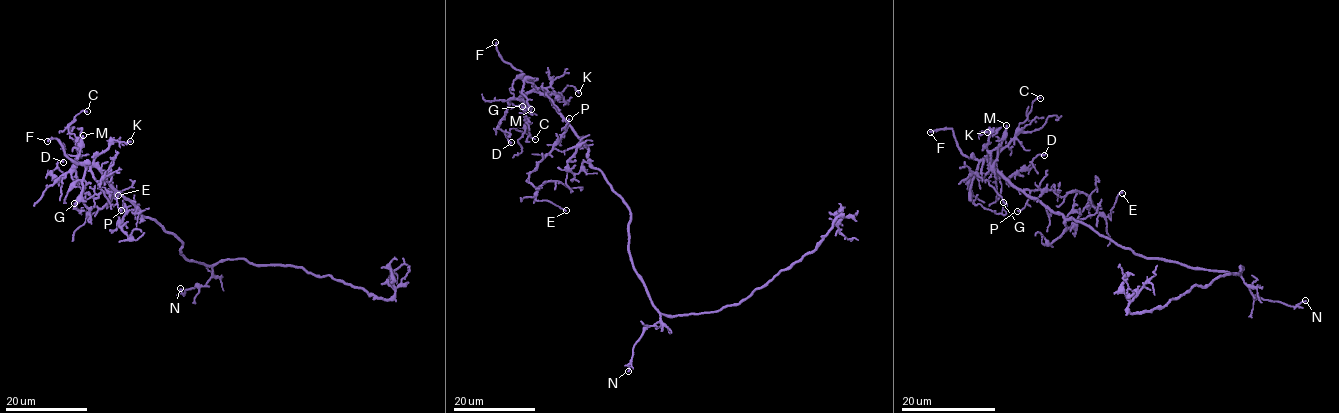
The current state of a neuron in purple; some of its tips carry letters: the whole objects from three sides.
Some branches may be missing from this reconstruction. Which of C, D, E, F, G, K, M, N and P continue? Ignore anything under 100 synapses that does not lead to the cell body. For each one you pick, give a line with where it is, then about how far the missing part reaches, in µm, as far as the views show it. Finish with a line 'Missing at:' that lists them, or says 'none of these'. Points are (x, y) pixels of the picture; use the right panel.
F: Place: (930, 132). Missing length about 40 µm
Missing at: F

